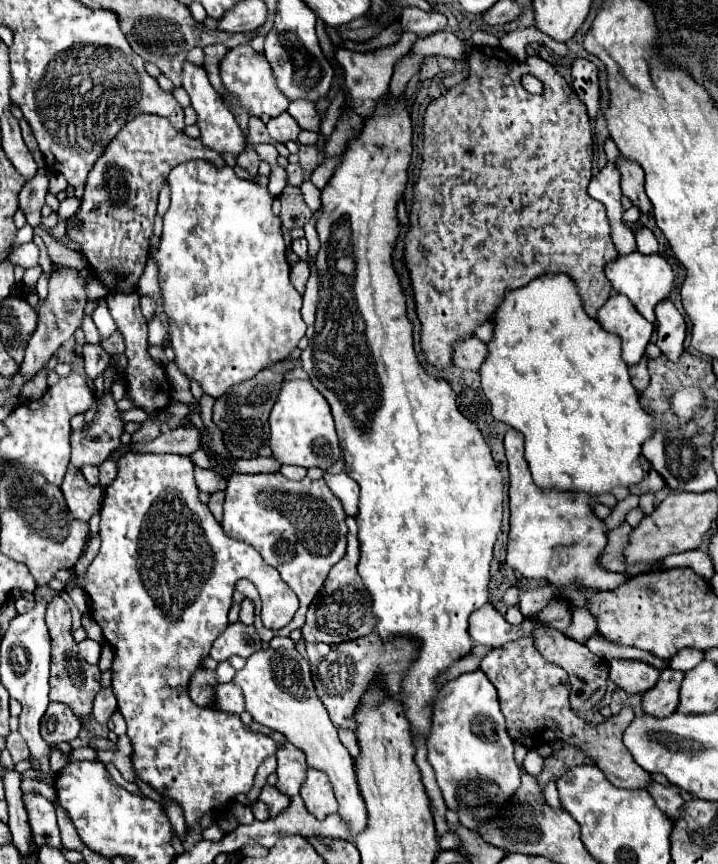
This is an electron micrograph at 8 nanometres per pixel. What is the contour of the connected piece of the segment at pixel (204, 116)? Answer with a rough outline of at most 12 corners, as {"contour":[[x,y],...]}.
{"contour":[[184,63],[184,85],[200,141],[244,153],[246,135],[202,67]]}

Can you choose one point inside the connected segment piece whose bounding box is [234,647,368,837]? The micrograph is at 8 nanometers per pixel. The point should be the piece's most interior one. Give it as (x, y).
(277, 685)

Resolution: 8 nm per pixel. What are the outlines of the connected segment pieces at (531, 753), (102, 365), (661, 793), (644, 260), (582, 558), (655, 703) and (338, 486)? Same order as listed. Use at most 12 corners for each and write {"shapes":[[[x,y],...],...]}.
{"shapes":[[[529,749],[522,767],[537,777],[543,770],[545,758]],[[84,345],[84,371],[96,381],[110,363],[100,345]],[[652,781],[646,791],[656,805],[676,819],[684,799],[676,785]],[[638,251],[606,265],[616,293],[655,328],[654,307],[668,297],[672,267]],[[508,429],[508,567],[610,591],[608,529],[588,495],[542,491]],[[660,671],[652,691],[642,695],[642,709],[664,719],[676,711],[682,671]],[[346,473],[326,475],[328,487],[356,519],[358,483]]]}

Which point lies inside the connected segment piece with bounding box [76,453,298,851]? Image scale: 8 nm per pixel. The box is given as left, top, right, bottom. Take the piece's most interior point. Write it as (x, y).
(161, 586)

